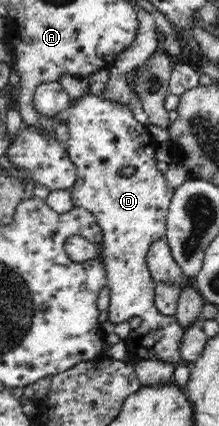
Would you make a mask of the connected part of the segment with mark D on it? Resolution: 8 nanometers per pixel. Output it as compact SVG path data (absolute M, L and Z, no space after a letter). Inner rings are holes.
M87 93L82 99L70 104L68 109L64 109L59 118L66 120L68 124L70 138L66 147L78 170L78 180L71 190L73 207L82 207L92 213L102 232L102 241L90 242L86 250L80 250L80 246L70 244L66 252L68 252L70 260L74 260L75 263L85 263L92 259L102 261L104 273L106 273L106 287L110 291L110 306L106 310L109 322L115 326L121 322L129 322L131 318L140 317L140 326L132 330L126 340L128 362L133 365L134 362L150 360L150 358L157 358L164 362L176 362L181 358L178 348L180 348L180 340L182 340L185 330L180 327L175 316L162 315L155 307L155 286L157 284L150 276L147 267L147 254L150 248L166 236L167 214L175 192L157 166L158 162L154 154L158 148L158 142L149 134L147 125L143 125L132 117L130 109L122 107L120 103L102 99L100 94ZM127 166L132 166L134 174L121 175L121 169Z

